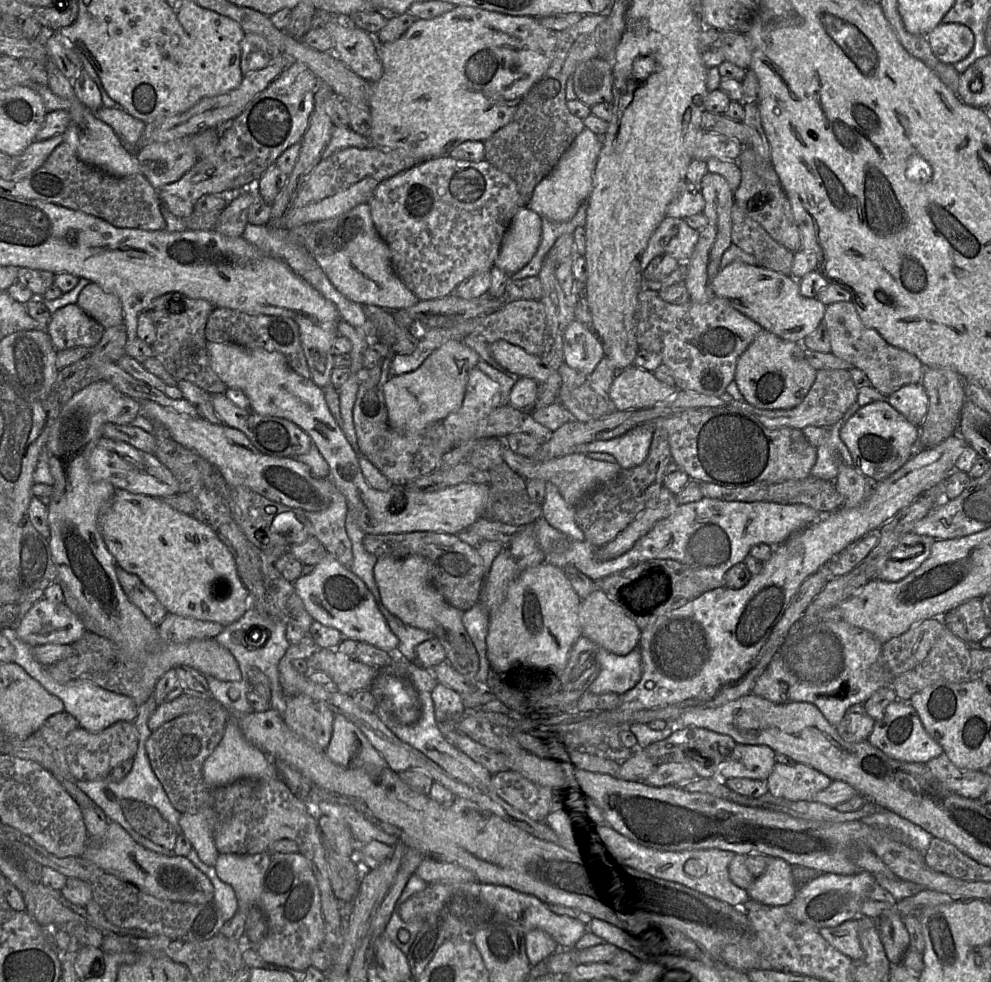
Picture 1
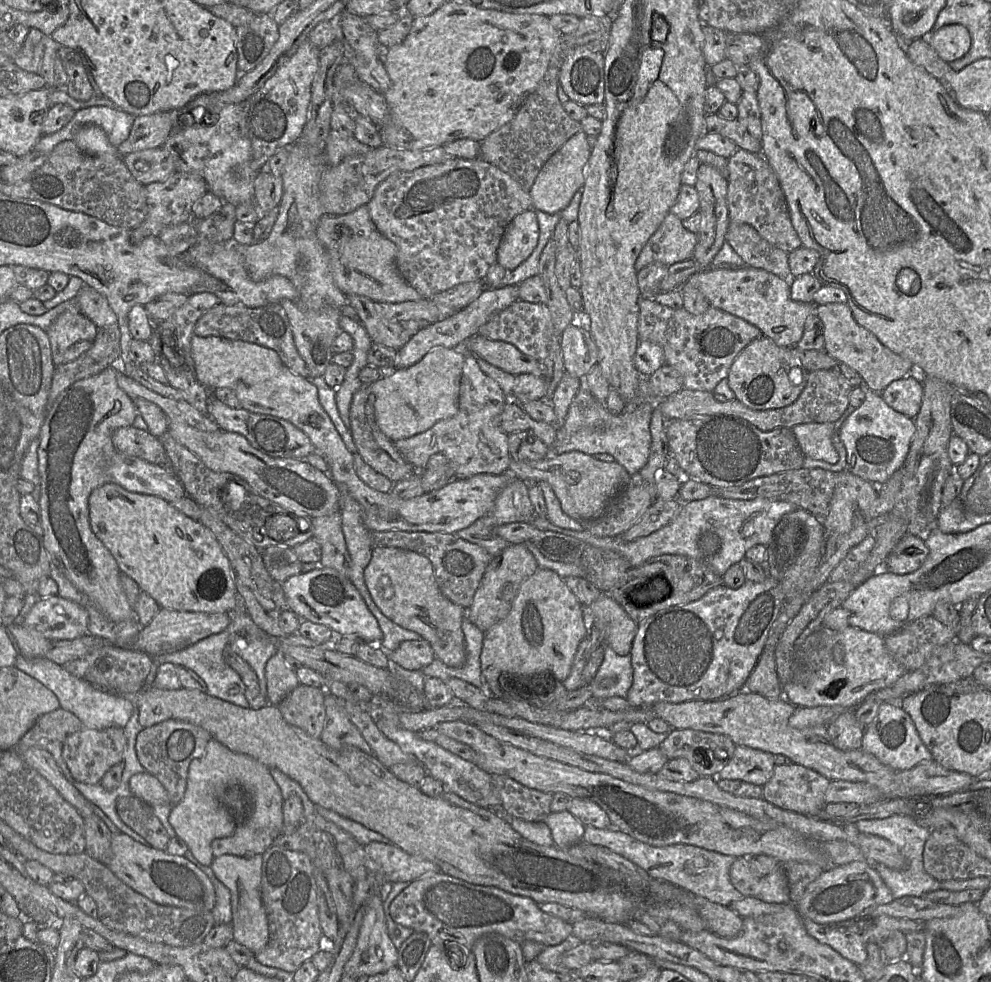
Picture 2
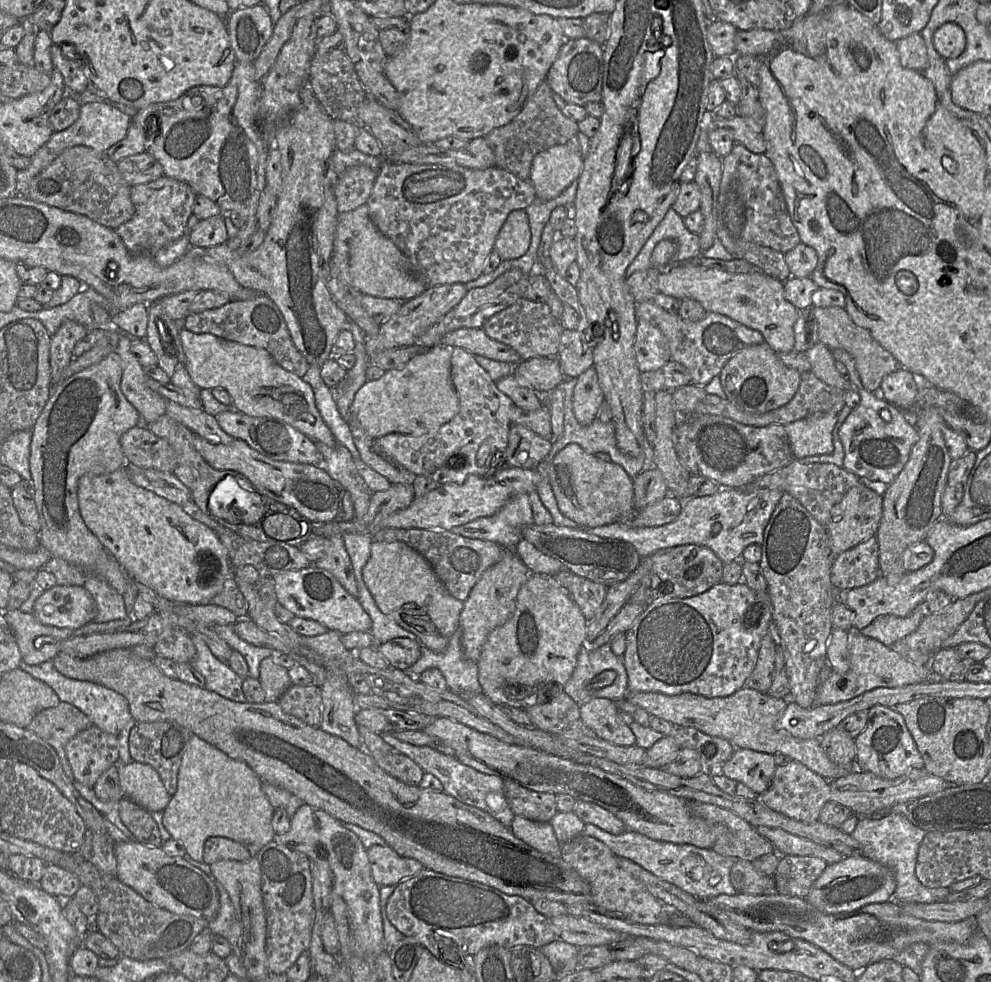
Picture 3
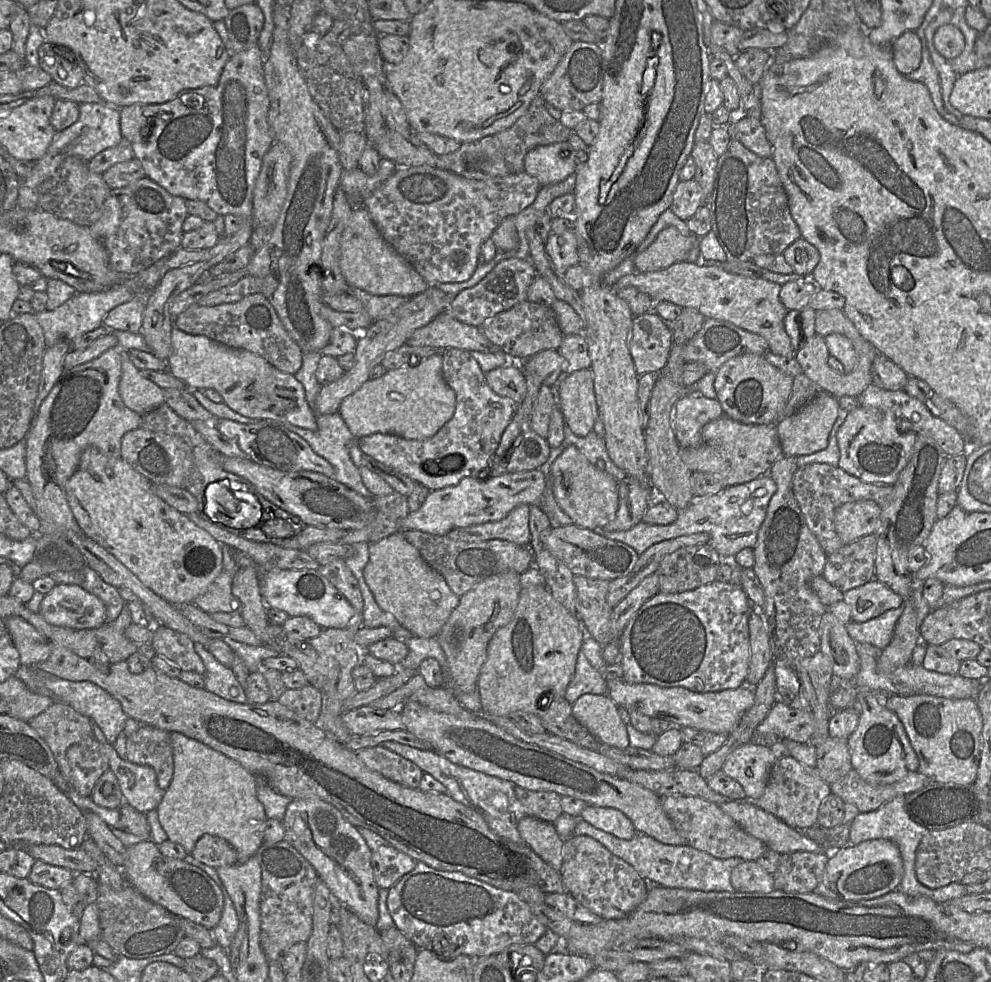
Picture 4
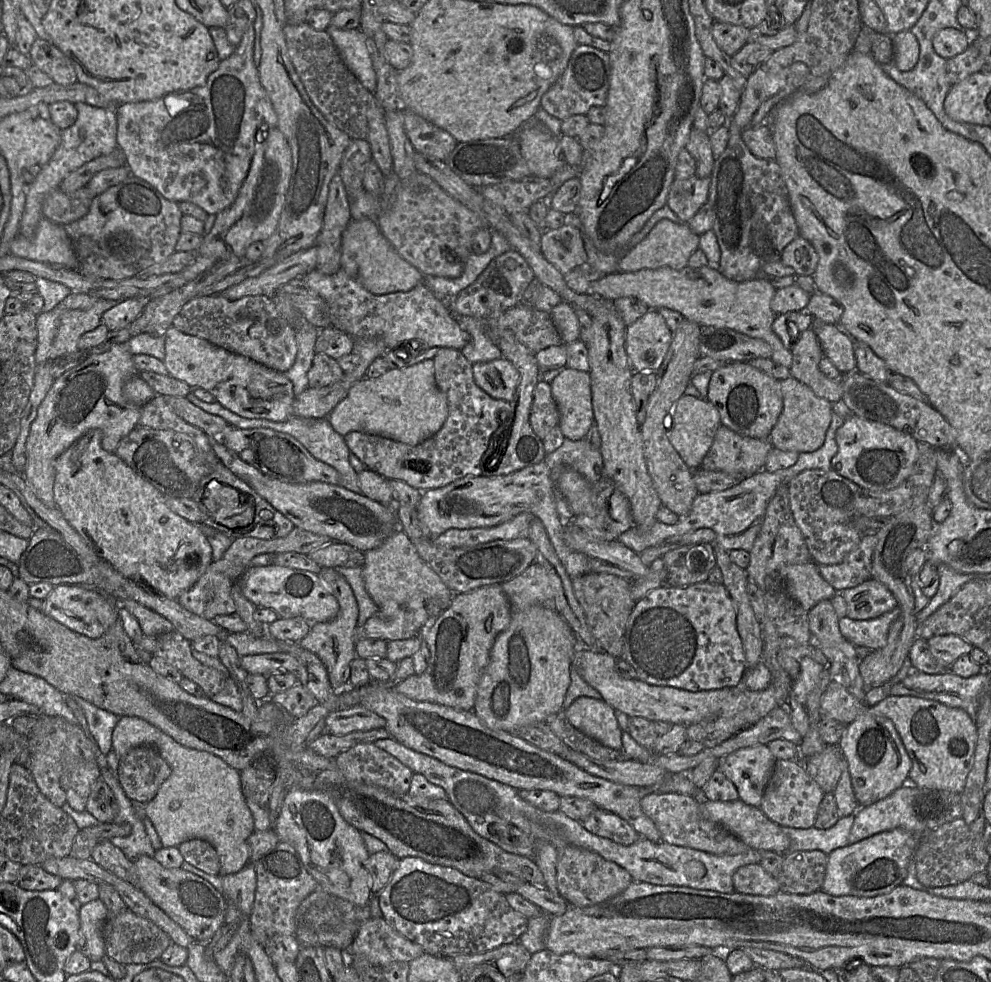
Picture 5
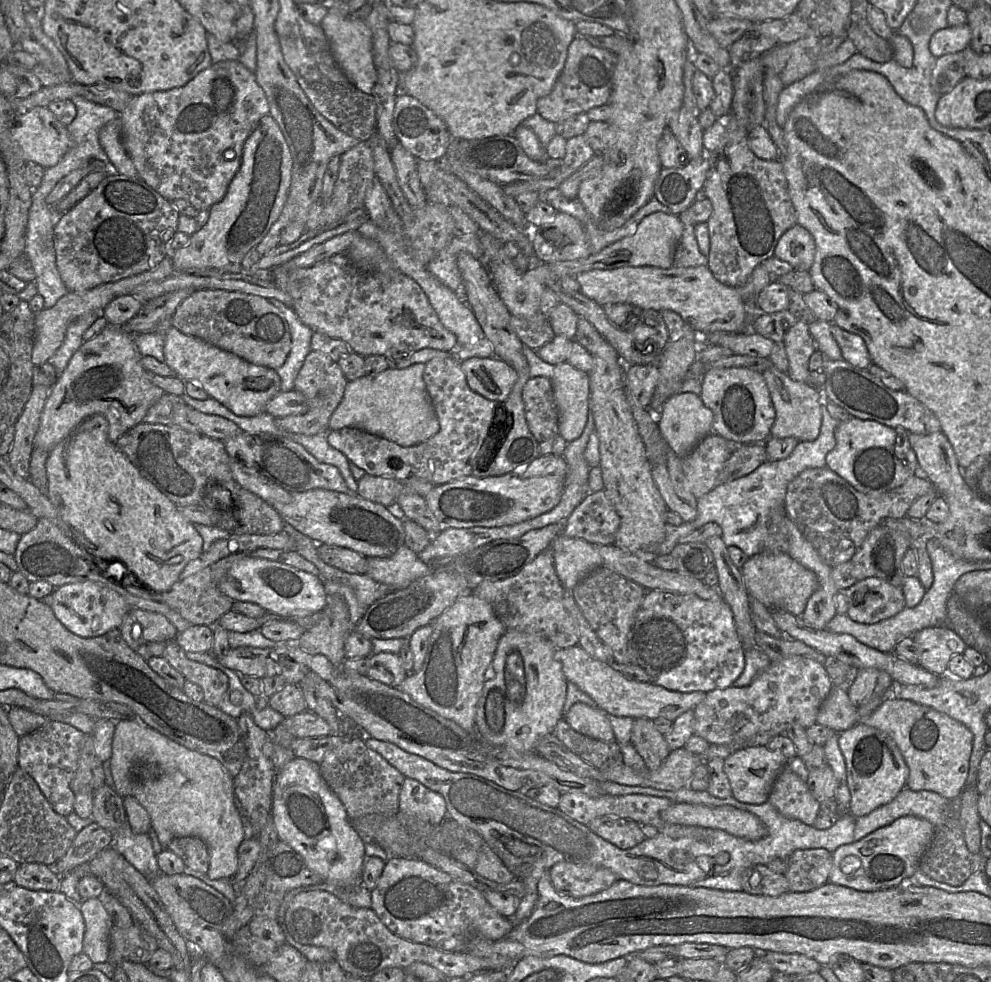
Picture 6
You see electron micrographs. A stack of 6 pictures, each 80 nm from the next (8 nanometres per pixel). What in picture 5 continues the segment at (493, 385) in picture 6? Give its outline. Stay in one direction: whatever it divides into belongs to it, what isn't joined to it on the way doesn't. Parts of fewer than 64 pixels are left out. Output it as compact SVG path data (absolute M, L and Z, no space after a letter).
M507 359L473 364L476 384L495 399L511 402L519 384L520 374Z

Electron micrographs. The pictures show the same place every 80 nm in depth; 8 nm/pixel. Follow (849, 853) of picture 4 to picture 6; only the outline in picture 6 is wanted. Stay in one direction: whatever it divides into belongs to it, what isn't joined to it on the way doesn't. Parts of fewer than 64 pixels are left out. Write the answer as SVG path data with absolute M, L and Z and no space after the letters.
M904 816L833 852L829 882L861 892L887 890L901 885L918 869L920 860L929 847L936 828L927 820Z

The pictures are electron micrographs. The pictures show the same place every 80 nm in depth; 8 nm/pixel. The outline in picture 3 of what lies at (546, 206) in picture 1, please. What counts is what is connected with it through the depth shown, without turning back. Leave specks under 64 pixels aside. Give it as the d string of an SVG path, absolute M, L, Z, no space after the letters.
M577 135L565 144L539 152L533 158L530 171L536 197L541 200L558 197L572 182L578 180L583 163Z

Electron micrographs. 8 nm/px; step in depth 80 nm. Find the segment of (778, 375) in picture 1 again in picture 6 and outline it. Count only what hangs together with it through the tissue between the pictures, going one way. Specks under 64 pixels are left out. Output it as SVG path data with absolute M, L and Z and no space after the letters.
M714 368L705 373L700 398L714 415L712 433L735 444L765 443L775 421L775 409L762 373L747 368Z

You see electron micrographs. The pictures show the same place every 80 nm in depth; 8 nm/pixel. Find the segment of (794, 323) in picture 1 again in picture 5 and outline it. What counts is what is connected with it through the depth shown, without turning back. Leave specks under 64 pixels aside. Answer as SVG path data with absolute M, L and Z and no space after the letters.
M708 266L676 270L670 267L657 269L642 269L636 272L617 271L604 275L591 281L590 294L605 300L616 300L621 297L634 297L643 302L649 310L668 308L679 312L684 319L693 321L701 327L713 326L717 328L728 328L750 337L765 340L772 350L771 359L782 366L790 367L792 363L791 350L786 349L781 339L772 329L776 313L771 309L771 301L776 293L776 288L765 279L754 278L752 280L737 282L726 278L718 269Z

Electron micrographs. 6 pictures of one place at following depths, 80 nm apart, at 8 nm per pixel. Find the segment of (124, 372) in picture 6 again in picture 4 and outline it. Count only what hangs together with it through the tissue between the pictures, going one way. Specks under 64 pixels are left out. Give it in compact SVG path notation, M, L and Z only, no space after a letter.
M113 347L89 362L64 371L32 421L26 435L26 480L37 503L35 514L42 521L40 533L60 537L66 534L81 534L65 493L65 485L76 471L81 454L92 446L108 457L120 458L123 436L140 427L142 416L129 409L119 395L121 367L120 348Z

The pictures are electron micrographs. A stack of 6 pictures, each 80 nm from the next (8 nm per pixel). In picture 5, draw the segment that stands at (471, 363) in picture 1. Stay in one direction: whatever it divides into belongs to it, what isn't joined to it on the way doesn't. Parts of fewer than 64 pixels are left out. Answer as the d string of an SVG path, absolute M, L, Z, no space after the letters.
M427 359L409 367L387 370L377 378L356 382L327 419L342 436L359 431L416 446L435 435L447 416L447 396L436 385L433 359Z

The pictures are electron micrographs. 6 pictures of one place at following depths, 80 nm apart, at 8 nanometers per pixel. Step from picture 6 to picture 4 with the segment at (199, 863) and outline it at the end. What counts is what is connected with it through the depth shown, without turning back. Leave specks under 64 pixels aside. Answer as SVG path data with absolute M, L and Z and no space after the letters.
M213 835L201 837L190 855L212 868L238 863L237 852L233 846L224 838Z

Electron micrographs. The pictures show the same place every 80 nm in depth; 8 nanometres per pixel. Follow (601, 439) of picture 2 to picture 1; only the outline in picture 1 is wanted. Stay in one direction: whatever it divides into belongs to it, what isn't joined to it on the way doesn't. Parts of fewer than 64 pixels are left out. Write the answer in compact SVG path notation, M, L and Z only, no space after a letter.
M644 423L638 425L625 434L612 438L610 440L594 441L586 444L581 444L576 447L577 453L588 454L591 452L595 453L609 453L613 455L617 463L622 469L629 469L642 464L648 456L654 428L651 423Z

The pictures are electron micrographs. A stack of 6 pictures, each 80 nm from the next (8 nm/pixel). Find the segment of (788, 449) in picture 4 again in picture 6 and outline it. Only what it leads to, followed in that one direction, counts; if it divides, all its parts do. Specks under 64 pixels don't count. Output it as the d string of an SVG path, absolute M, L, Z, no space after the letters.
M774 366L765 370L762 375L775 409L775 421L771 427L770 437L793 437L799 442L814 441L819 436L822 423L820 390L792 379L789 373L781 373Z

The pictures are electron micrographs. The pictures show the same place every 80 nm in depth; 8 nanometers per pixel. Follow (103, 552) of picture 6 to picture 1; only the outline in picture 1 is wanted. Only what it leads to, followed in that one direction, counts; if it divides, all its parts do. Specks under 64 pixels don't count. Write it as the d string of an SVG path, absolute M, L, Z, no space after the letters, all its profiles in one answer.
M116 489L111 499L110 505L105 511L102 512L99 518L99 529L108 551L115 559L116 565L123 568L128 573L137 575L142 583L154 593L156 598L165 607L169 614L203 621L217 622L225 627L241 618L249 607L250 595L238 575L237 564L233 554L220 541L210 527L199 522L192 515L187 515L176 511L169 506L164 499L141 494L133 494L125 490Z

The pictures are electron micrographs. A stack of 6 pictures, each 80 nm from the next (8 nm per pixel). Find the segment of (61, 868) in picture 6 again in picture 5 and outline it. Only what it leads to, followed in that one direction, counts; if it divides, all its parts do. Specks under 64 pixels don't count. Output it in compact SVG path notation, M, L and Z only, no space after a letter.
M102 823L80 829L77 833L69 856L76 859L92 859L94 847L113 837L125 837L131 833L132 827L128 823Z

